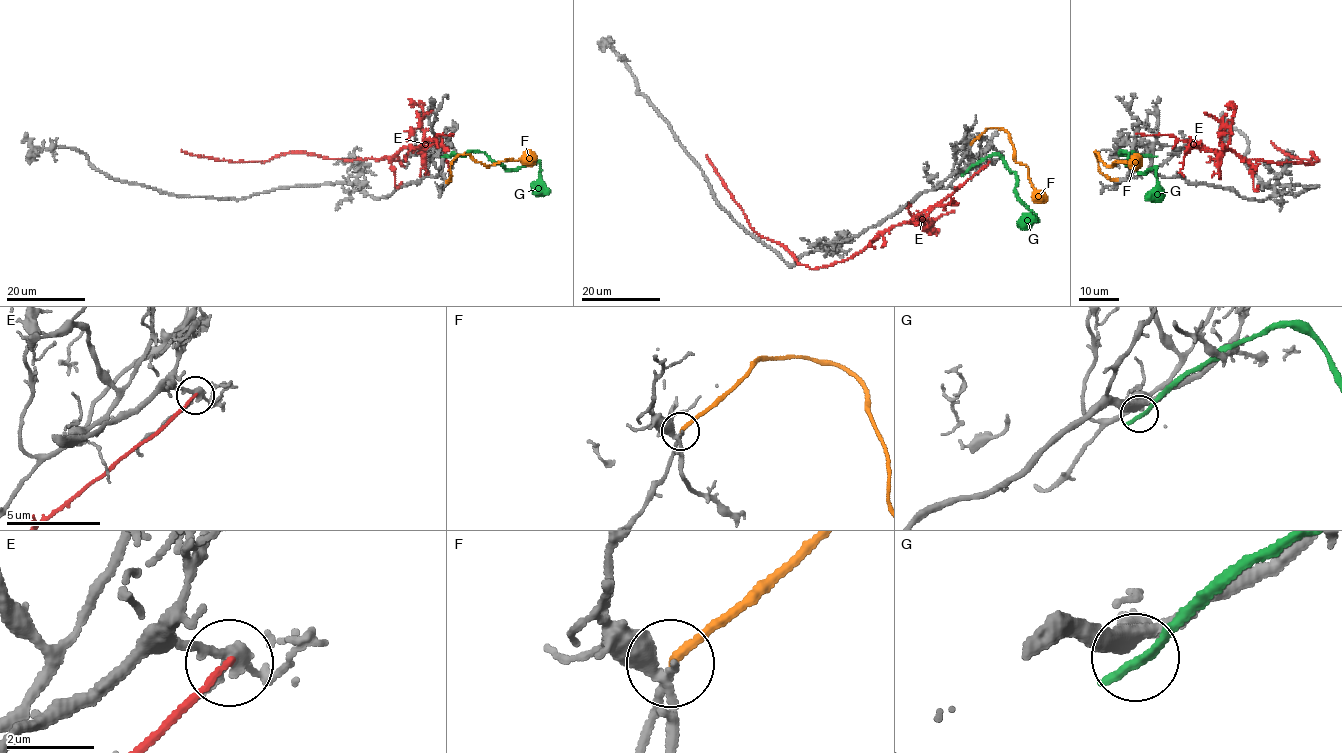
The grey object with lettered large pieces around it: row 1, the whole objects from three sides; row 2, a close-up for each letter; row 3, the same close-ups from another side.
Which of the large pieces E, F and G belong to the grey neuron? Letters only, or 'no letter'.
F

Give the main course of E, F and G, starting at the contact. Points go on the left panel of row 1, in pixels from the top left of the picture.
E: (453, 133), (438, 133), (413, 149), (403, 146), (379, 159), (286, 152), (248, 162), (181, 150)
F: (445, 182), (451, 174), (452, 160), (462, 154), (485, 166), (528, 155), (535, 158)
G: (443, 157), (483, 152), (507, 170), (539, 162), (542, 191), (538, 195)

